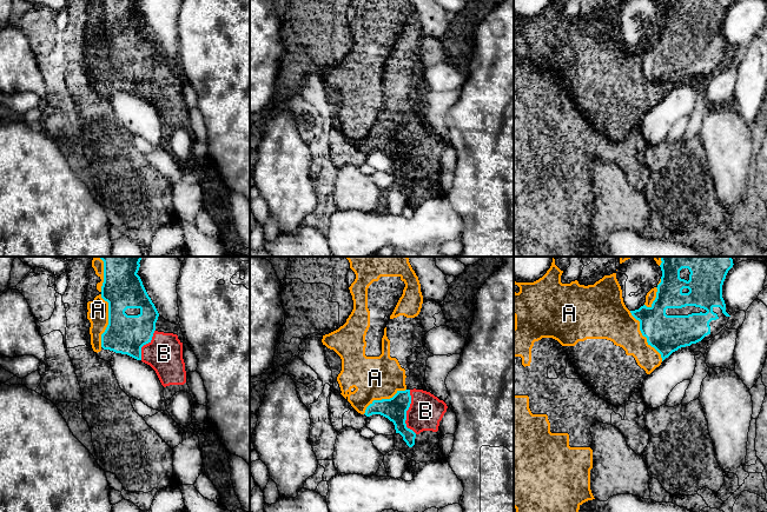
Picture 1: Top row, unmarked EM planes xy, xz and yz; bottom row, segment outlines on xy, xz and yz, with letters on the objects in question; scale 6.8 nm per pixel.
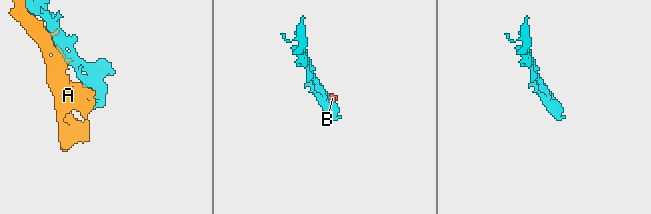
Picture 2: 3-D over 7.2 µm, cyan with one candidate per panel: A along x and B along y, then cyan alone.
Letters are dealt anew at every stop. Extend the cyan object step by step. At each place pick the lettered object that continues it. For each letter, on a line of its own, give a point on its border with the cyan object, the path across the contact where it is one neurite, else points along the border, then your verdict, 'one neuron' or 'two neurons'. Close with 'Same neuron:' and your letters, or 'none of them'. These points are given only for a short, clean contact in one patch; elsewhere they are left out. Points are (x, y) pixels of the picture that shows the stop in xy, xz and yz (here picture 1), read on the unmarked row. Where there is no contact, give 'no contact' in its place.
A: yz (643, 72) | two neurons
B: xz (405, 150) | across xz (395, 145), (401, 145), (405, 150), (425, 147) | one neuron
Same neuron: B

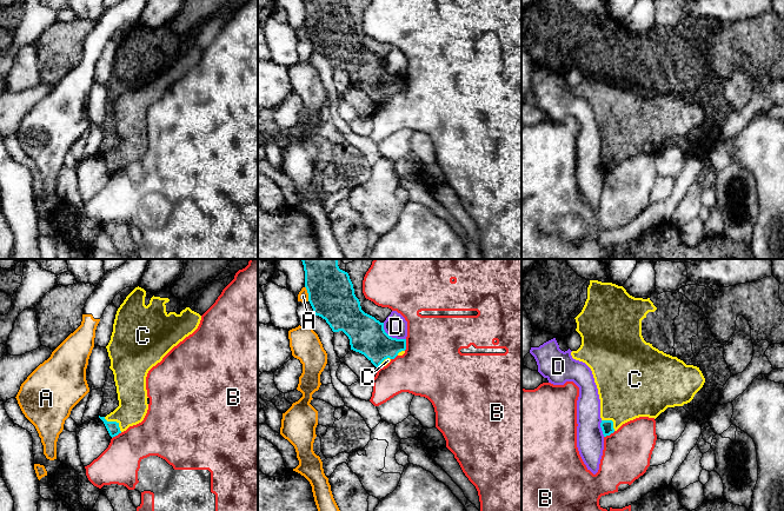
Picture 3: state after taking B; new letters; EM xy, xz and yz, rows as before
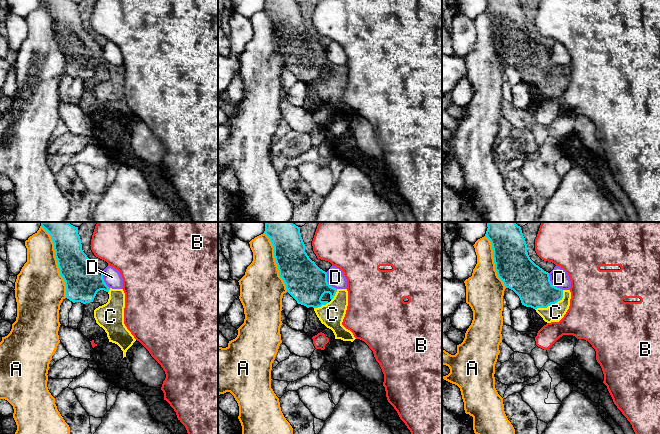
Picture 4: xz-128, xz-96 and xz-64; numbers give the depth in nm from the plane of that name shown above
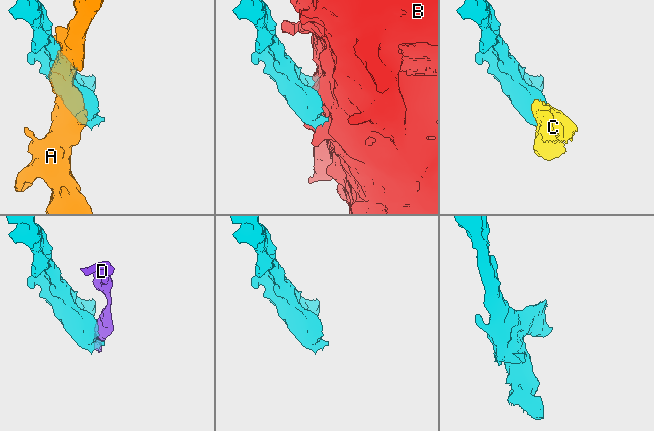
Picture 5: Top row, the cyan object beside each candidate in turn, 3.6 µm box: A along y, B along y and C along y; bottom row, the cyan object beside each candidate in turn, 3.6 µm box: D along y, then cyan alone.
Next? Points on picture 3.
A: xz (309, 30) | two neurons
B: xz (405, 81) | two neurons
C: xy (114, 158) | one neuron
D: xz (391, 73) | two neurons
Same neuron: C

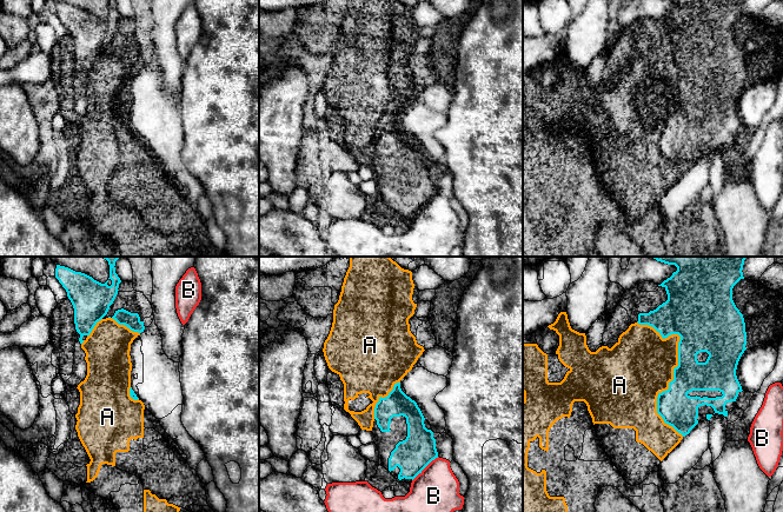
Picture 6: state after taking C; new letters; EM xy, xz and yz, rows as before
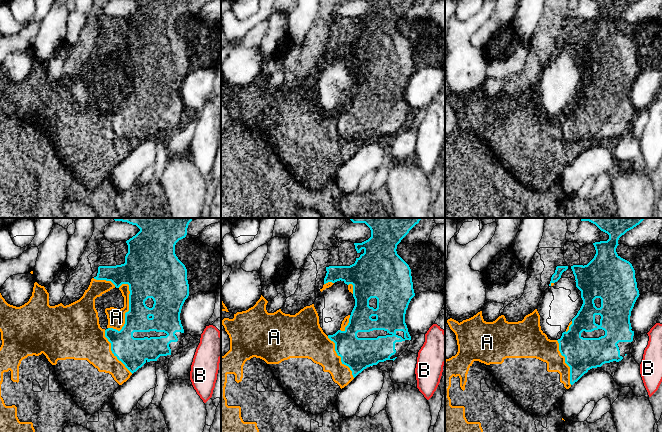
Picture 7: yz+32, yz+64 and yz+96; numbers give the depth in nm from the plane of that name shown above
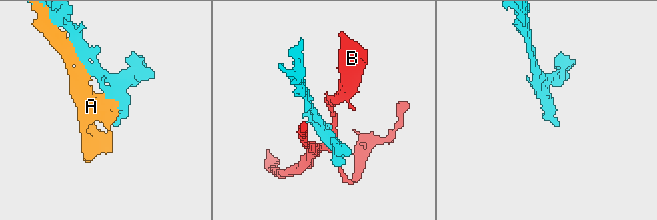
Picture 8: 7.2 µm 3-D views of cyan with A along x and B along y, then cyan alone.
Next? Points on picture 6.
A: yz (674, 105) | two neurons
B: xz (425, 203) | along xz (438, 193), (412, 217) | two neurons
Same neuron: none of them

